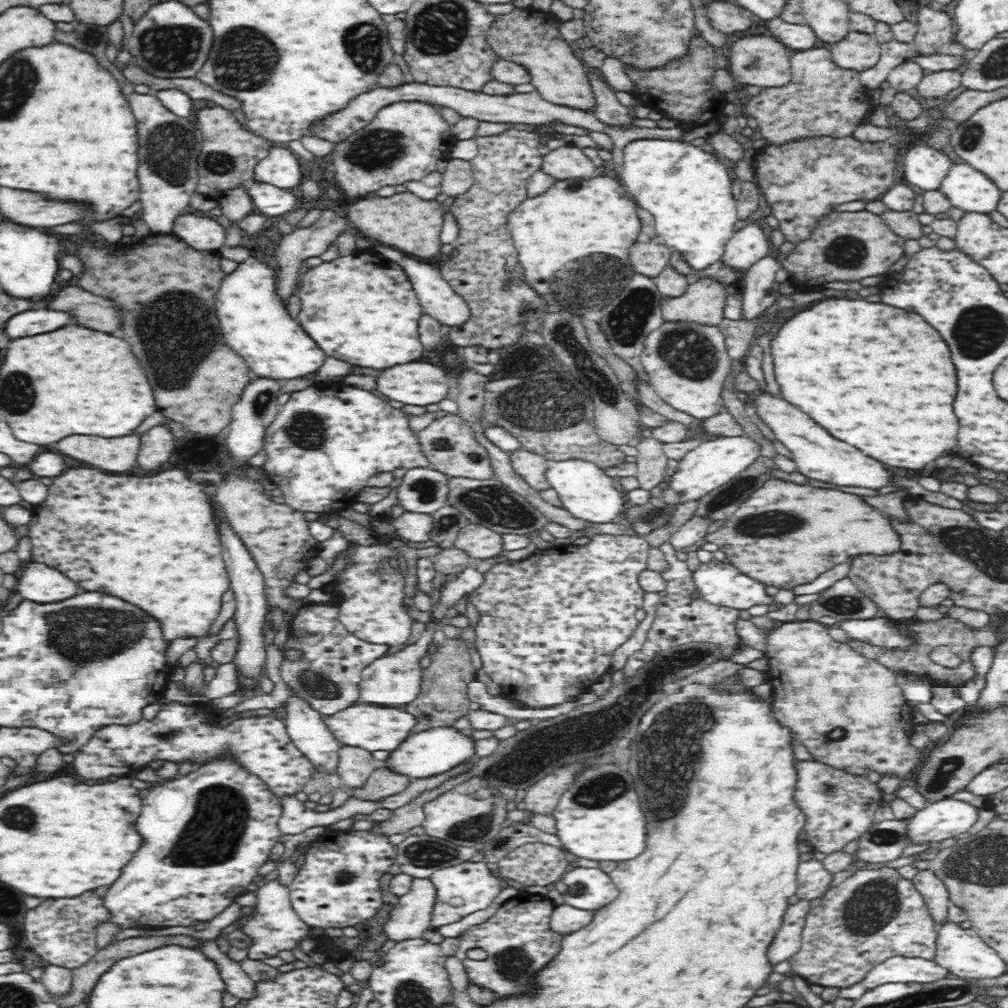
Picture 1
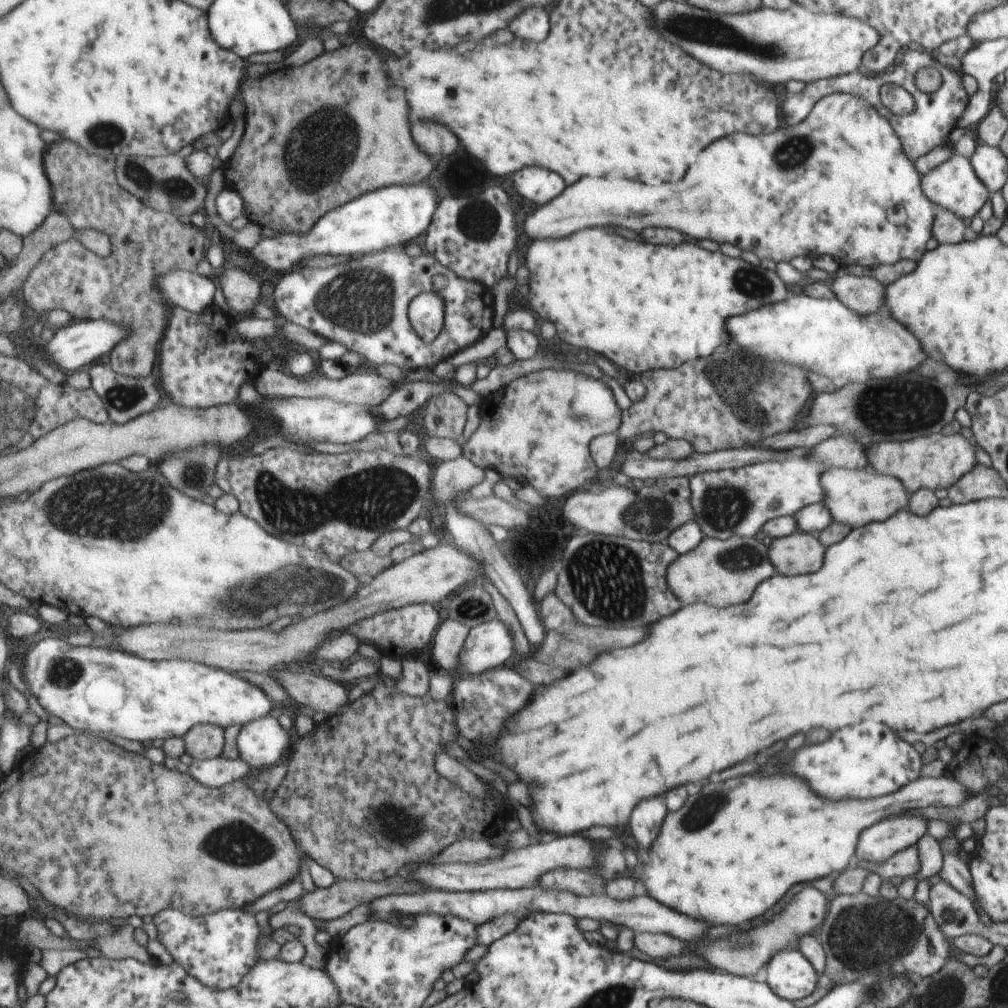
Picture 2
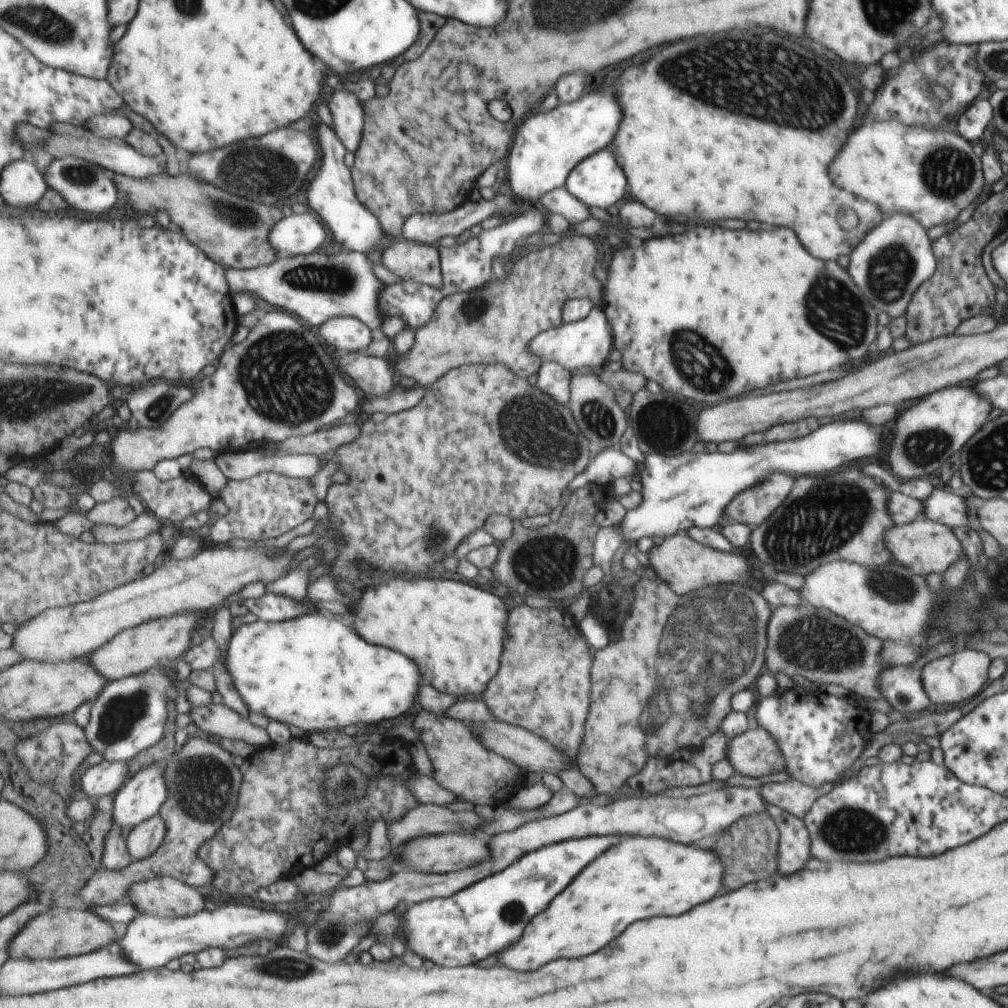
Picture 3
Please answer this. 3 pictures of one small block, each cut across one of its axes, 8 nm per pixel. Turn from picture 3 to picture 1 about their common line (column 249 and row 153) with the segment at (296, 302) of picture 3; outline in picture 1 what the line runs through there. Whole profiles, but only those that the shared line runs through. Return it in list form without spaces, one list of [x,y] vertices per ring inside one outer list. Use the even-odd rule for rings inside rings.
[[[273,146],[268,156],[265,156],[254,167],[250,184],[287,190],[300,184],[301,177],[296,154],[287,146]]]

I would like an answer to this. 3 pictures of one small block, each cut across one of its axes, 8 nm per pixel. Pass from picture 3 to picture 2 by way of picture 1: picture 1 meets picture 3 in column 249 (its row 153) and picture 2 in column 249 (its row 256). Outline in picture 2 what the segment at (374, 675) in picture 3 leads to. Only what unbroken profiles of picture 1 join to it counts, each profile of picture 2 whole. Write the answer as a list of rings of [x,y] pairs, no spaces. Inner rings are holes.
[[[67,636],[44,638],[27,650],[21,658],[26,684],[39,704],[72,728],[83,732],[110,732],[128,740],[139,740],[147,745],[158,745],[168,739],[185,737],[196,725],[217,724],[226,728],[245,726],[272,712],[273,700],[264,689],[252,684],[238,673],[211,667],[186,659],[163,661],[136,656],[122,647],[73,646]]]

